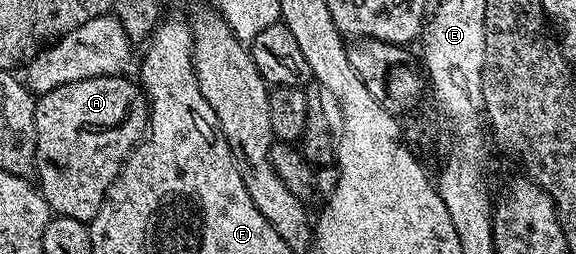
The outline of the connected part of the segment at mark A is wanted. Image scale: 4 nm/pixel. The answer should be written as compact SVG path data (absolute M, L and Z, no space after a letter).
M104 75L52 87L35 103L36 186L54 216L66 215L88 224L97 216L109 187L120 173L133 148L145 137L149 126L149 100L142 88L125 75Z

